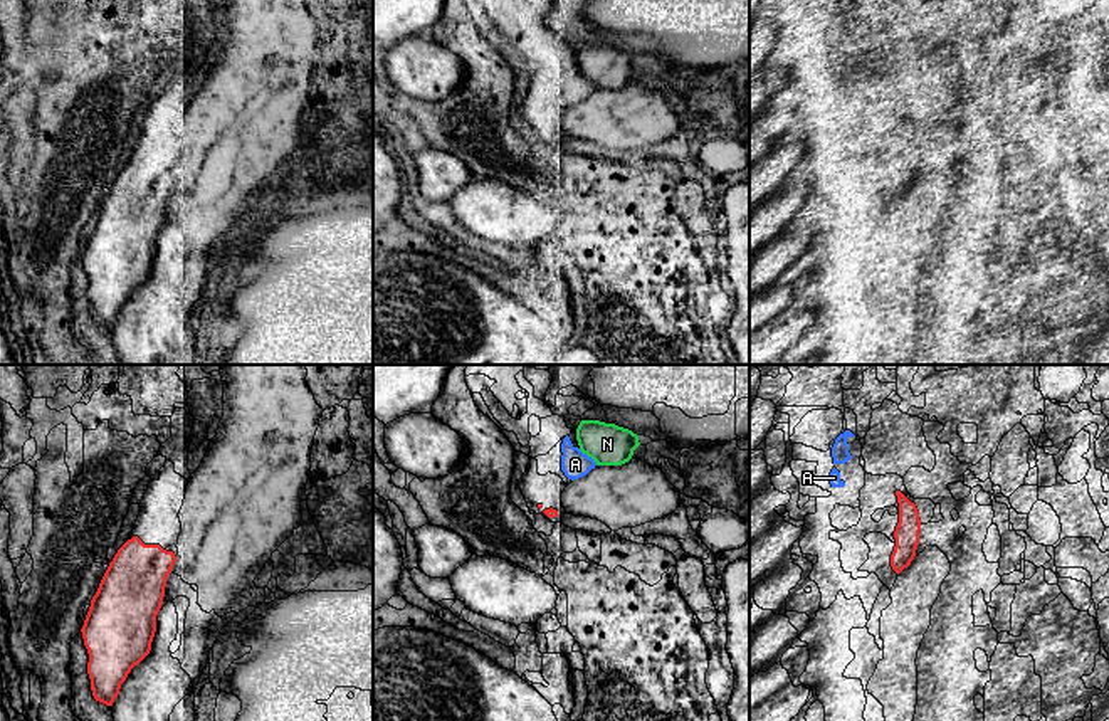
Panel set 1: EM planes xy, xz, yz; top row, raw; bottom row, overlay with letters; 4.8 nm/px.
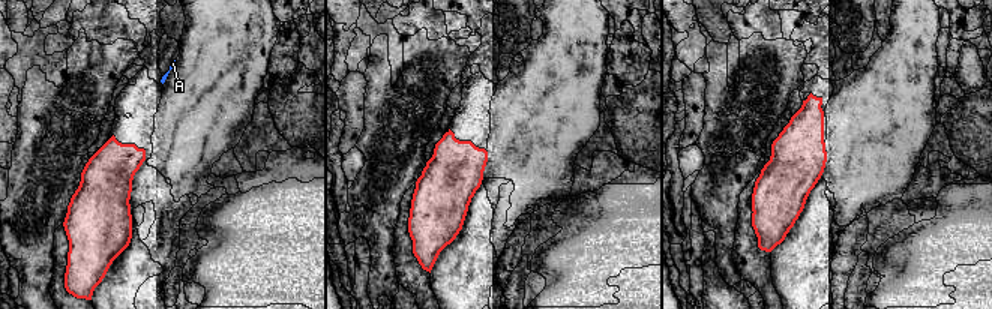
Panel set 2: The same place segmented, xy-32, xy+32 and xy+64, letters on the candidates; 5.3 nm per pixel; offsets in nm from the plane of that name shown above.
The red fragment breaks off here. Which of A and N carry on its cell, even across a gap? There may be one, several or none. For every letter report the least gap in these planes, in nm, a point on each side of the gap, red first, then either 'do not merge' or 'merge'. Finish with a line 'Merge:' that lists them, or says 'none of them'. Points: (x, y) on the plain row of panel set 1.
A: 160 nm apart; from red across xz (551, 131), (568, 101); merge
N: 300 nm apart; from red across xz (555, 133), (597, 88); do not merge
Merge: A

